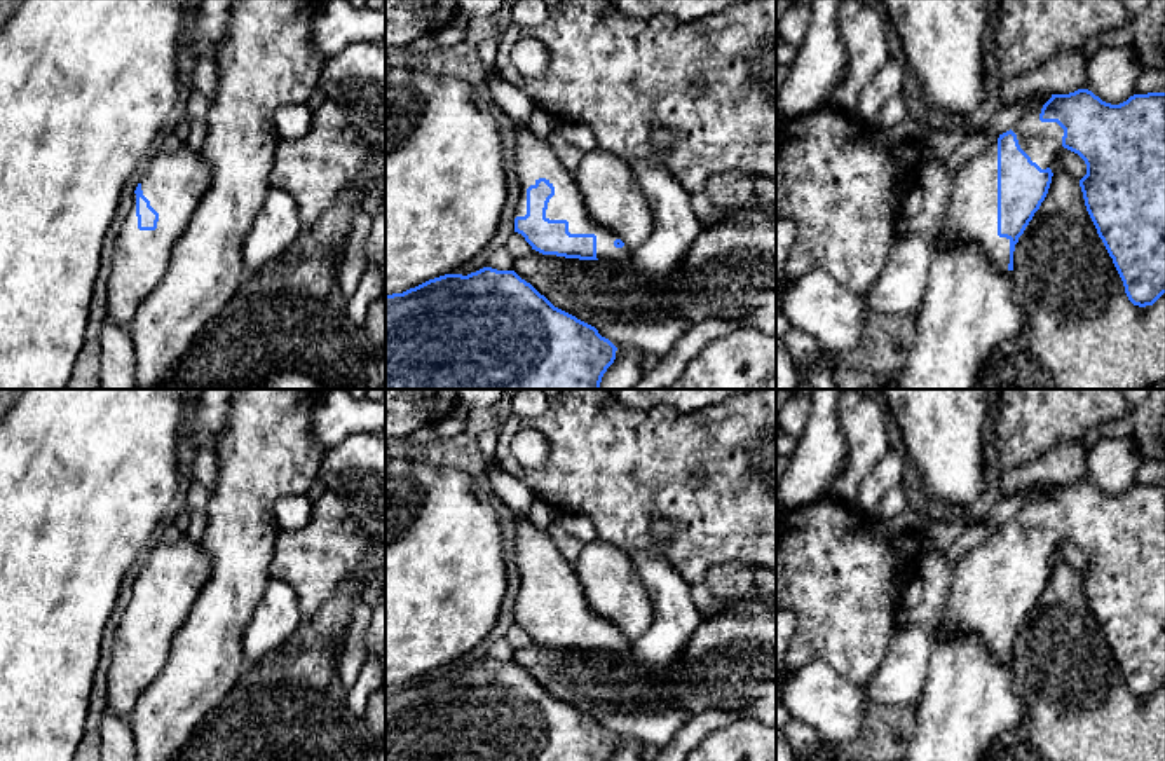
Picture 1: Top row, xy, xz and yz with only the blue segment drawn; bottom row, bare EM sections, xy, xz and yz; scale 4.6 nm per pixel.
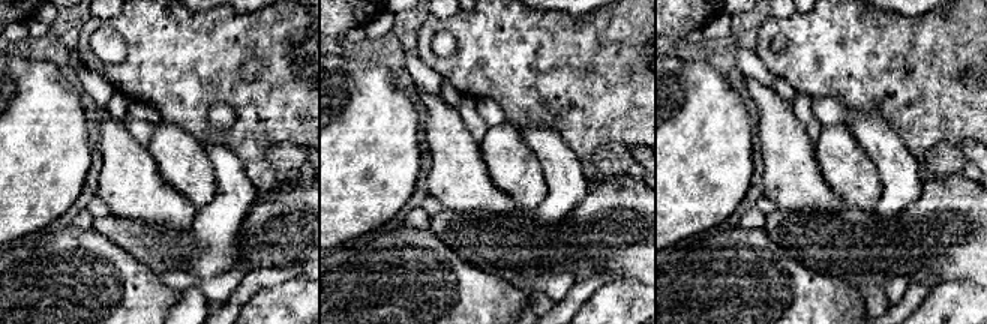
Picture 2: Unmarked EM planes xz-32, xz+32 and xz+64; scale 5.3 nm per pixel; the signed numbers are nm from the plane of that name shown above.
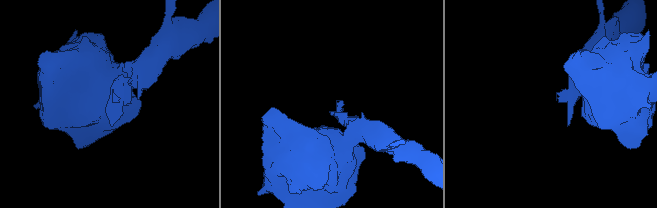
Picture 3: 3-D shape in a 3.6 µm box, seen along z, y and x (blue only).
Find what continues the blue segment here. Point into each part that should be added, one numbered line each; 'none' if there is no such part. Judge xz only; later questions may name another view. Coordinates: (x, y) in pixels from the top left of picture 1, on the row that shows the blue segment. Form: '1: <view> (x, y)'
1: xz (534, 157)

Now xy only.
1: xy (175, 184)

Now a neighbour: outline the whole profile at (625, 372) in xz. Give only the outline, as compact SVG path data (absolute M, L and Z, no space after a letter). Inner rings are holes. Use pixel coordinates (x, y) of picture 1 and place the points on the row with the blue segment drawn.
M617 346L616 360L603 374L600 389L633 389L642 375L642 351L633 346Z

